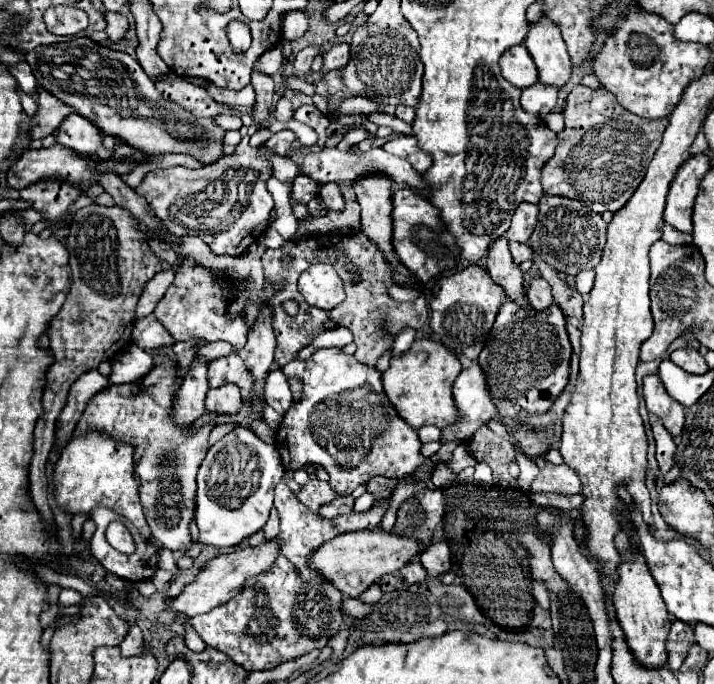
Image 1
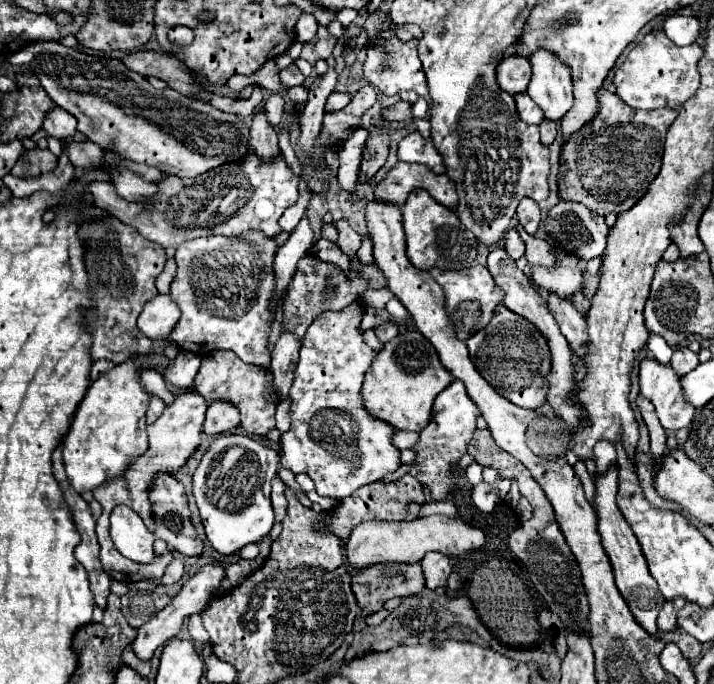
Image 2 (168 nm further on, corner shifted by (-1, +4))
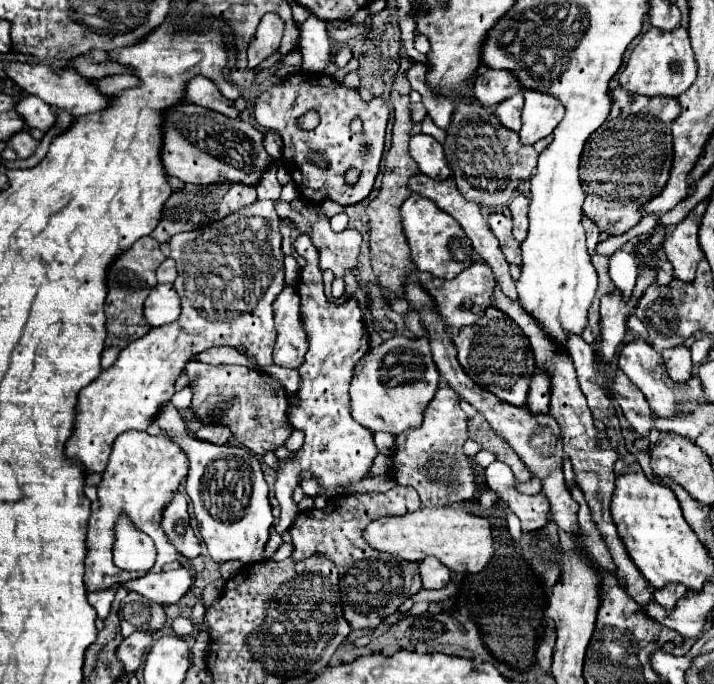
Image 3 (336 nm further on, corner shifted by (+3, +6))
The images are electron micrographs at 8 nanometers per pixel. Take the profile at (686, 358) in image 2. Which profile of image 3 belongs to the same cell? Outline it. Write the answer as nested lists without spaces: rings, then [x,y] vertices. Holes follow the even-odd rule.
[[[678,345],[674,349],[666,349],[666,353],[662,353],[664,357],[664,365],[668,369],[668,375],[674,381],[688,381],[692,377],[692,359],[690,359],[690,349],[684,345]]]

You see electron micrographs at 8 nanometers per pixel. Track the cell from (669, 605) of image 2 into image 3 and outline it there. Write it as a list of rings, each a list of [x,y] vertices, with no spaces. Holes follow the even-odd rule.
[[[666,585],[666,589],[654,591],[654,601],[658,605],[662,605],[664,609],[672,609],[678,603],[678,599],[686,597],[686,593],[688,593],[688,589],[684,585]]]

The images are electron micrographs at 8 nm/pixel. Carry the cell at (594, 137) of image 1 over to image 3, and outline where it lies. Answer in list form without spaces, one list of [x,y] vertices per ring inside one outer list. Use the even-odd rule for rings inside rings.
[[[614,89],[610,93],[612,109],[608,119],[596,129],[594,135],[588,137],[582,157],[580,157],[580,181],[584,189],[584,215],[592,219],[600,231],[608,231],[610,235],[620,235],[632,229],[640,223],[638,207],[646,203],[646,199],[656,197],[662,191],[662,185],[666,185],[666,177],[670,173],[670,161],[672,161],[672,133],[670,123],[678,117],[680,105],[672,97],[642,97],[626,93],[624,89]]]

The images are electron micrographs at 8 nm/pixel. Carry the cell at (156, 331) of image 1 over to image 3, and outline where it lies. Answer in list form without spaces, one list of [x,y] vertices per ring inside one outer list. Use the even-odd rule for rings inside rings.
[[[156,285],[146,303],[144,303],[144,319],[150,327],[172,323],[180,315],[180,297],[174,285]]]

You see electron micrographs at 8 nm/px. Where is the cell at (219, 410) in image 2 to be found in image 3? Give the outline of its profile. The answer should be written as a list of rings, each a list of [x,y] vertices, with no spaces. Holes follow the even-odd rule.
[[[202,423],[200,429],[196,431],[196,437],[202,441],[212,441],[218,445],[224,445],[232,439],[232,433],[226,425],[218,425],[218,423]]]

